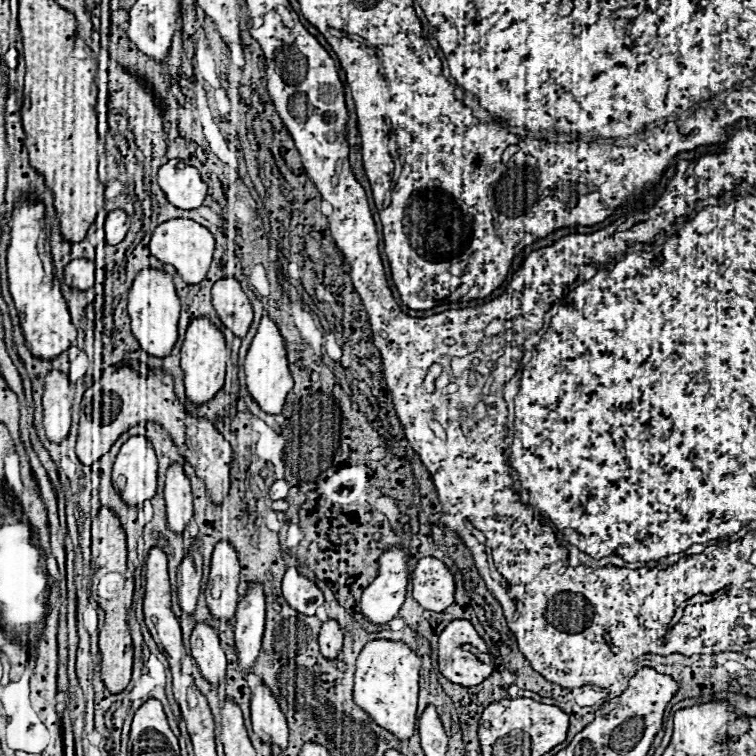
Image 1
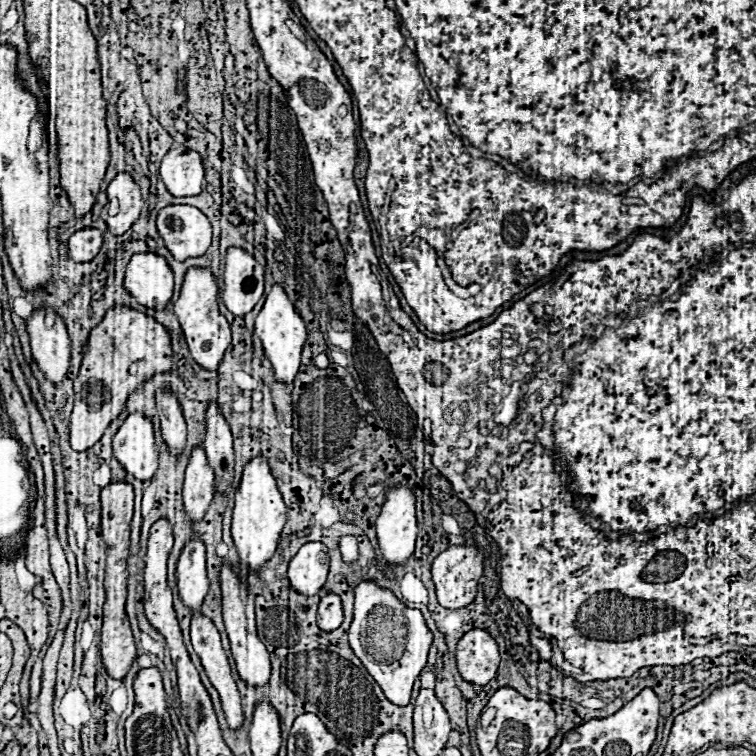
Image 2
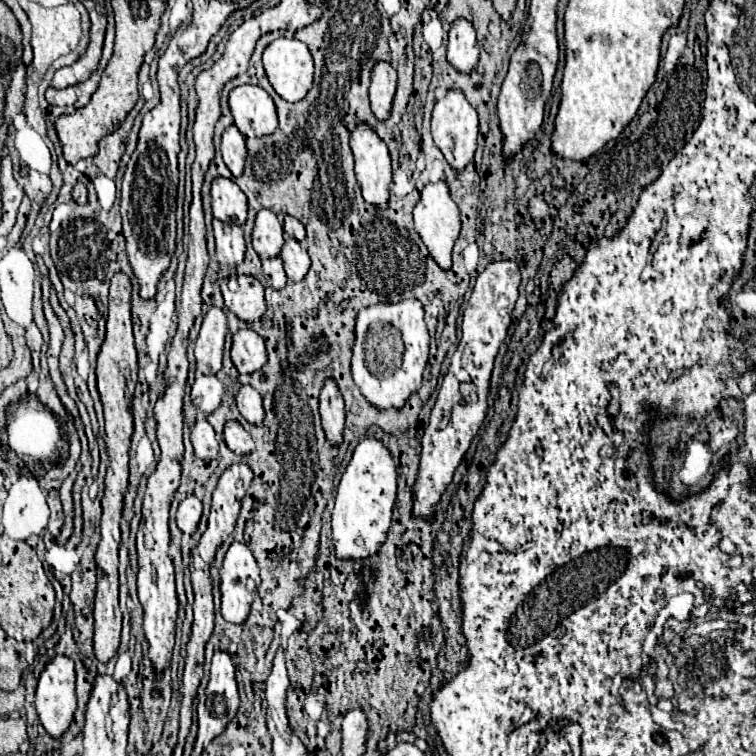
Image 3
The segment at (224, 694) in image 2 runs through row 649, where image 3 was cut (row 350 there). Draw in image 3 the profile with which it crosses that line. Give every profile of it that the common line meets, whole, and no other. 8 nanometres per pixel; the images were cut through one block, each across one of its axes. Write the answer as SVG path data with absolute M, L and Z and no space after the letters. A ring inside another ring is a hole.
M212 306L202 322L194 344L196 368L202 374L216 374L222 368L222 352L226 338L226 314L222 308Z

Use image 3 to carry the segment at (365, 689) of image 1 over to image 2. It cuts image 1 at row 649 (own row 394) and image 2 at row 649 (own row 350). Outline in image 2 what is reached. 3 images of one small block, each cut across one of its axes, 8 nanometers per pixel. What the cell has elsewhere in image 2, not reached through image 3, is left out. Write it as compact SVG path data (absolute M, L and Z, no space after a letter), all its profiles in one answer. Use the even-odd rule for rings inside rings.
M362 582L356 586L354 620L350 624L350 646L378 682L384 696L396 706L408 706L412 684L426 666L428 648L432 644L432 632L426 628L424 616L416 608L406 608L392 592L376 586L374 582Z

